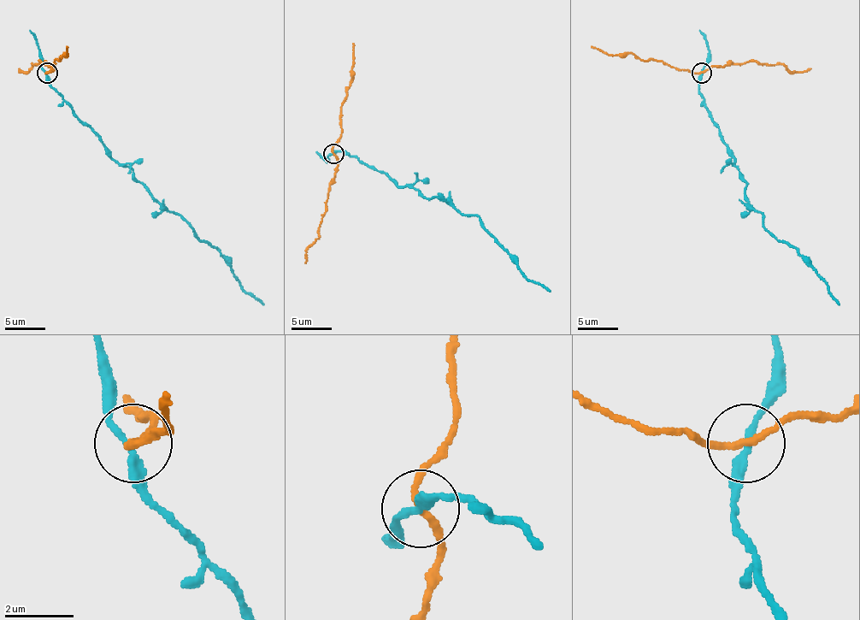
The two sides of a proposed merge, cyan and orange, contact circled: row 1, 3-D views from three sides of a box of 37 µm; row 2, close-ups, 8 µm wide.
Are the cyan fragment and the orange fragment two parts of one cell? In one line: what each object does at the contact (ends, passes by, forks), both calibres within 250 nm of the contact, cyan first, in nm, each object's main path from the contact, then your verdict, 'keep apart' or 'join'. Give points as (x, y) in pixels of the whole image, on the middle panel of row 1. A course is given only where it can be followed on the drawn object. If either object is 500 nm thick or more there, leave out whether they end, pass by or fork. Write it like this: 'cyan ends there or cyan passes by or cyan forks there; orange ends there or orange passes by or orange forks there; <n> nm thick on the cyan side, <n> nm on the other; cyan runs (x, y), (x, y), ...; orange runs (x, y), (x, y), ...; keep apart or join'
cyan passes by; orange passes by; 200 nm thick on the cyan side, 190 nm on the other; cyan runs (332, 153), (353, 155), (399, 186), (474, 214), (525, 277), (550, 291); orange runs (332, 153), (337, 163), (326, 209), (319, 236), (312, 242), (304, 262); keep apart

